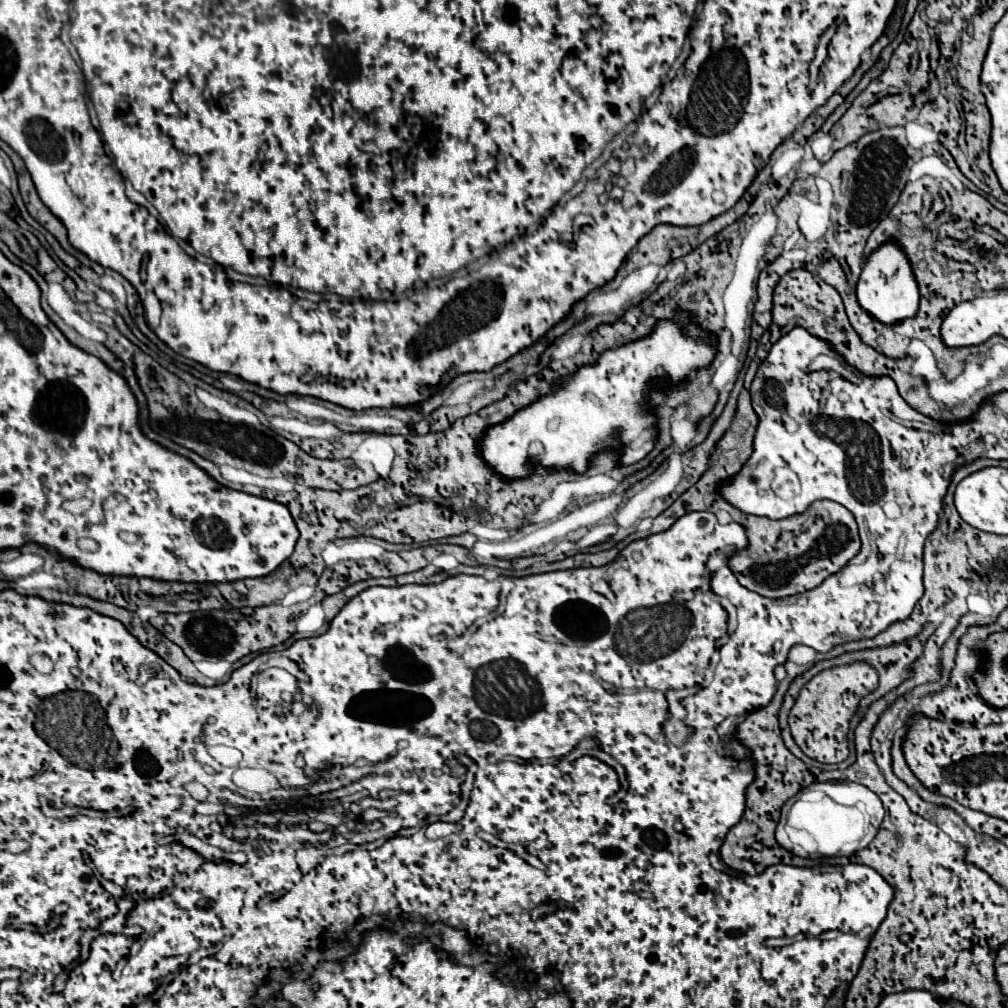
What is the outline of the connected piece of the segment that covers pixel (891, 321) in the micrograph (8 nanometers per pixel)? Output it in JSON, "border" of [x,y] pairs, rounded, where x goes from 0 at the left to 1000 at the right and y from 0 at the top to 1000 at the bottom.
{"border":[[[876,241],[868,251],[856,261],[856,271],[850,281],[852,303],[876,322],[888,322],[910,313],[912,307],[912,287],[904,273],[904,263],[896,247],[888,241]]]}

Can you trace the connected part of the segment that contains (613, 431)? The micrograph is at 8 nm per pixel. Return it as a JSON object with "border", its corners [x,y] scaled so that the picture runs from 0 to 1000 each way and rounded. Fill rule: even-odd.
{"border":[[[672,309],[672,313],[670,313],[668,316],[654,316],[644,332],[640,332],[640,334],[636,334],[636,336],[630,336],[628,340],[622,340],[622,342],[616,342],[616,344],[600,346],[600,348],[594,352],[594,356],[592,356],[590,360],[576,362],[568,372],[563,372],[563,374],[559,374],[559,376],[553,376],[553,384],[551,384],[551,386],[547,386],[545,390],[533,394],[533,396],[531,396],[529,400],[525,400],[523,404],[513,406],[513,408],[511,408],[507,414],[503,414],[501,418],[497,418],[497,420],[493,420],[493,422],[485,422],[485,424],[477,430],[477,434],[473,436],[475,451],[477,451],[479,459],[485,463],[485,467],[491,469],[491,471],[497,471],[499,477],[523,475],[523,473],[529,471],[531,463],[541,463],[541,465],[545,465],[545,467],[568,467],[568,469],[574,469],[574,471],[576,471],[576,469],[582,469],[584,459],[586,459],[586,453],[592,451],[592,449],[596,449],[596,447],[602,447],[602,445],[608,445],[608,447],[614,449],[614,461],[616,461],[616,463],[628,461],[628,459],[640,455],[640,453],[648,447],[648,443],[650,443],[650,439],[652,439],[652,414],[650,414],[650,404],[646,402],[646,396],[648,396],[652,390],[660,392],[666,384],[674,384],[676,380],[680,380],[680,378],[682,378],[688,370],[691,370],[693,366],[703,364],[705,358],[709,356],[709,350],[711,350],[711,332],[705,330],[705,328],[701,328],[701,326],[697,326],[693,320],[686,320],[686,318],[684,318],[684,311]],[[658,372],[662,374],[662,378],[656,380],[656,374],[658,374]],[[648,378],[654,378],[654,384],[652,384],[652,386],[646,384]]]}

